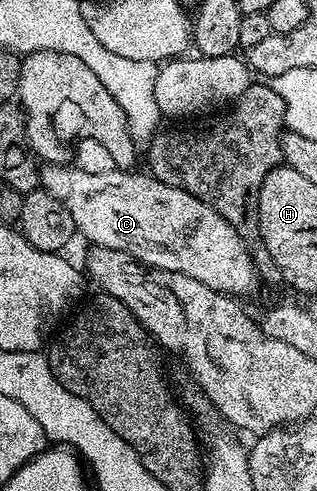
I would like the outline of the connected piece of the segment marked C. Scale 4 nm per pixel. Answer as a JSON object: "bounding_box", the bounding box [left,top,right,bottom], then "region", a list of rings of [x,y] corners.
{"bounding_box":[39,164,259,296],"region":[[[45,164],[40,167],[39,170],[39,186],[40,189],[46,190],[51,196],[55,196],[55,200],[59,200],[59,204],[63,204],[63,208],[67,208],[67,212],[71,212],[71,220],[73,221],[76,233],[78,235],[81,234],[86,238],[86,243],[102,246],[103,248],[119,248],[123,252],[127,252],[132,256],[132,258],[138,258],[140,262],[145,266],[154,266],[155,268],[159,268],[160,270],[166,270],[167,272],[183,272],[183,276],[191,276],[195,280],[199,280],[199,284],[207,284],[207,288],[215,288],[220,292],[220,294],[228,294],[230,296],[242,296],[241,294],[249,294],[253,289],[257,286],[257,277],[259,277],[259,271],[255,265],[254,255],[249,255],[250,247],[245,243],[244,240],[239,236],[239,232],[236,228],[234,228],[231,224],[227,224],[227,220],[223,220],[223,216],[219,216],[219,212],[215,212],[215,208],[211,208],[207,204],[203,204],[203,200],[199,200],[195,196],[191,196],[191,192],[187,192],[183,188],[175,188],[171,184],[163,184],[160,182],[158,178],[153,177],[152,174],[148,172],[142,172],[142,174],[133,174],[137,172],[130,172],[125,168],[108,168],[109,170],[80,170],[77,166],[69,166],[70,164]]]}

